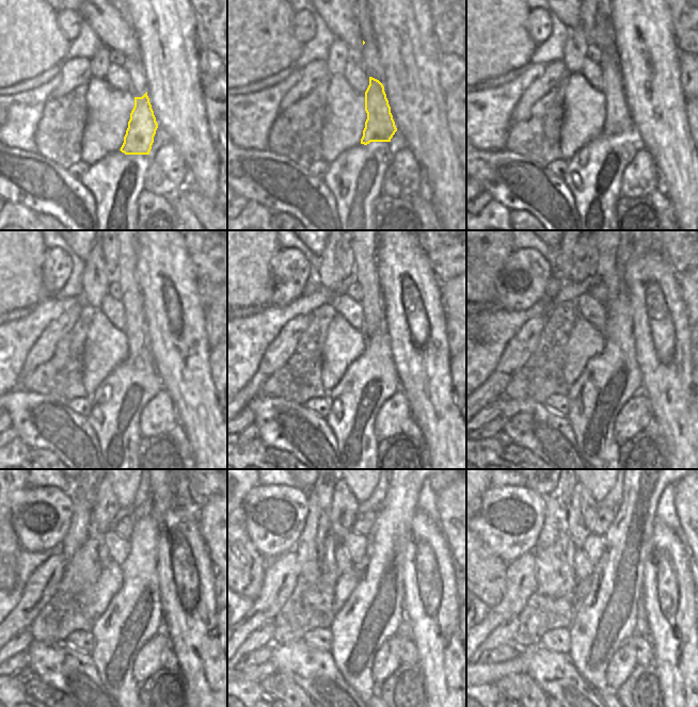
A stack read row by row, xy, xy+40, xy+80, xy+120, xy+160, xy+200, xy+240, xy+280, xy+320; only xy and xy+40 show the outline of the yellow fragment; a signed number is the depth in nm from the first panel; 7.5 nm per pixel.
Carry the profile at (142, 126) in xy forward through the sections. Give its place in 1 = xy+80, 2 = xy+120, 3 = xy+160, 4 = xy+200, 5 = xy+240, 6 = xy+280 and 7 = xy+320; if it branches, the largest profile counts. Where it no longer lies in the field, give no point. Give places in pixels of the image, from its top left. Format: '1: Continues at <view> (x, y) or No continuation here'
1: Continues at xy+80 (618, 121)
2: Continues at xy+120 (126, 275)
3: Continues at xy+160 (365, 271)
4: Continues at xy+200 (606, 269)
5: Continues at xy+240 (125, 491)
6: Continues at xy+280 (361, 491)
7: Continues at xy+320 (598, 491).

